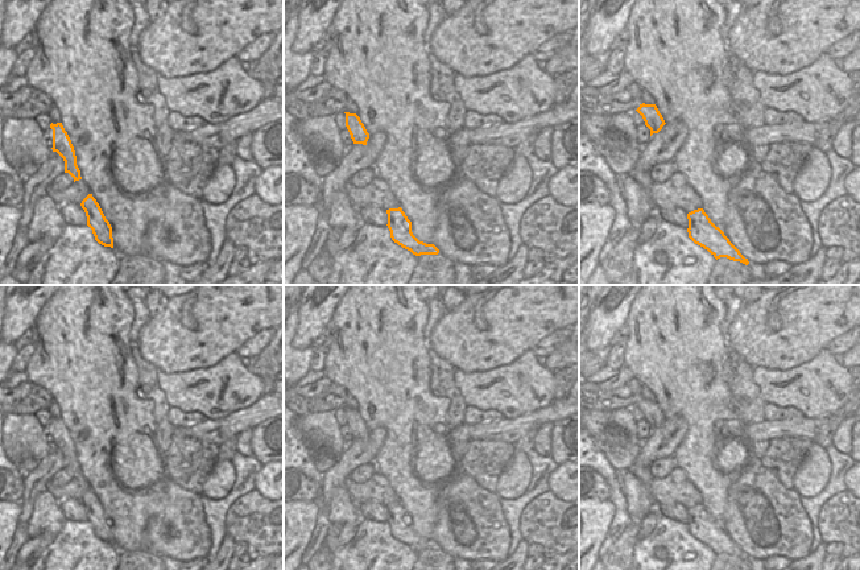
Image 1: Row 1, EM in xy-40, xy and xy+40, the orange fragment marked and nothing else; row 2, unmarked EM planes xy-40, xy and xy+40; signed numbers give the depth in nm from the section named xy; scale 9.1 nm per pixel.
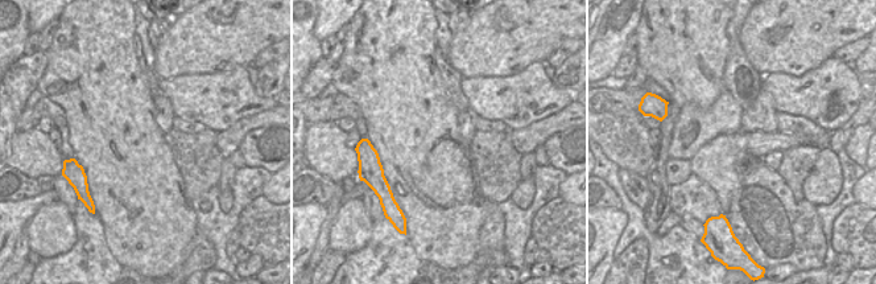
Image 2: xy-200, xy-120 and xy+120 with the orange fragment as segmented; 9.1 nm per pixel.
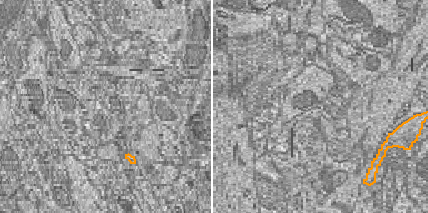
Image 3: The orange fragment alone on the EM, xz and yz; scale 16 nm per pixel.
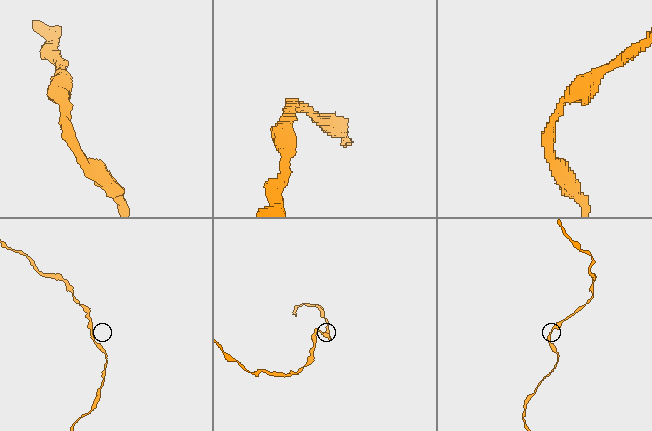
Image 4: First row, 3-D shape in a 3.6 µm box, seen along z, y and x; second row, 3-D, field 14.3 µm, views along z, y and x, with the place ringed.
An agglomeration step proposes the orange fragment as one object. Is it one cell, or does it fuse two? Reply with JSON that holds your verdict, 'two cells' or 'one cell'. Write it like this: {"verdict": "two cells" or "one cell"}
{"verdict": "one cell"}

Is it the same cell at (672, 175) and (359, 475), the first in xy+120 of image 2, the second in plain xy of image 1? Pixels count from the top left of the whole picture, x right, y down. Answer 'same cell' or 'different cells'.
same cell

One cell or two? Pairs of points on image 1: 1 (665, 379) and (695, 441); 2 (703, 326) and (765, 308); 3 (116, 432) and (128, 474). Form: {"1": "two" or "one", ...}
{"1": "one", "2": "two", "3": "one"}

